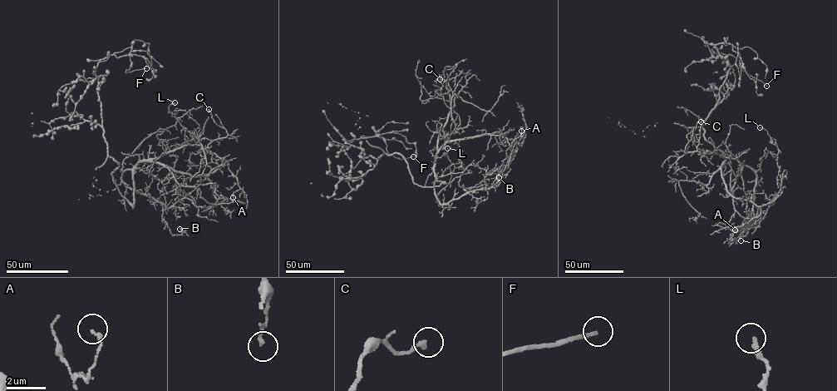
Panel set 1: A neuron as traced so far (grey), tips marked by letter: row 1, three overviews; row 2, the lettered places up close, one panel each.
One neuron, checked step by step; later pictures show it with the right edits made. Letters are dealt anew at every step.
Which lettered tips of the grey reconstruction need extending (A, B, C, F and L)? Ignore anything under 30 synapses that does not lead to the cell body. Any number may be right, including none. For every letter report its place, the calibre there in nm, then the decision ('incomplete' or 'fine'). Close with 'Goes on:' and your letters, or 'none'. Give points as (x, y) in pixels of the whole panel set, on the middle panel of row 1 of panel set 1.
A: (521, 131) | 170 nm | fine
B: (499, 177) | 180 nm | fine
C: (440, 79) | 220 nm | fine
F: (413, 156) | 190 nm | fine
L: (447, 148) | 260 nm | fine
Goes on: none

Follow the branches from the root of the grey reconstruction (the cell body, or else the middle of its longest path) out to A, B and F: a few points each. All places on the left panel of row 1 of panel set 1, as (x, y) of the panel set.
A: (112, 178), (131, 205), (134, 167), (149, 161), (193, 175), (204, 174), (217, 185), (214, 194), (233, 197)
B: (112, 178), (132, 205), (130, 170), (121, 181), (161, 204), (171, 234), (181, 235), (179, 229)
F: (112, 178), (119, 165), (108, 155), (96, 71), (114, 55), (129, 56), (125, 72), (146, 68)

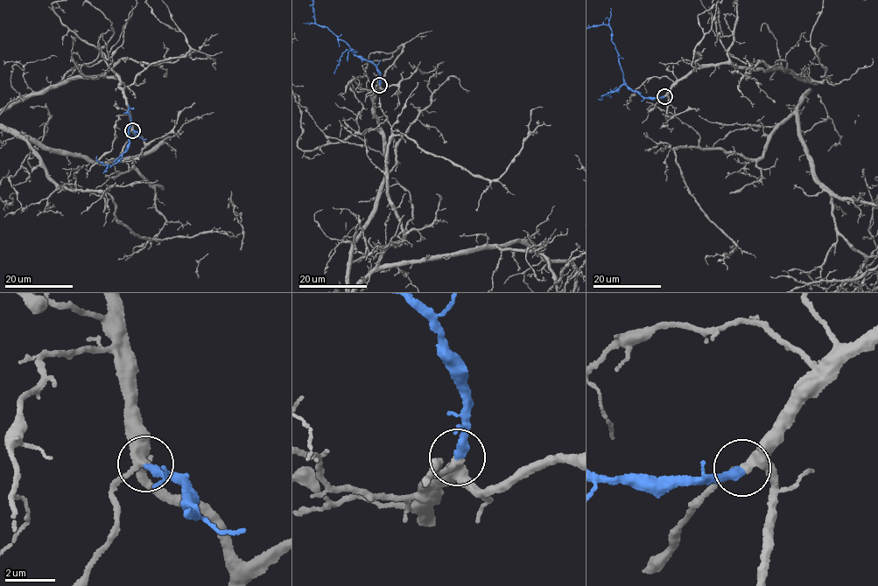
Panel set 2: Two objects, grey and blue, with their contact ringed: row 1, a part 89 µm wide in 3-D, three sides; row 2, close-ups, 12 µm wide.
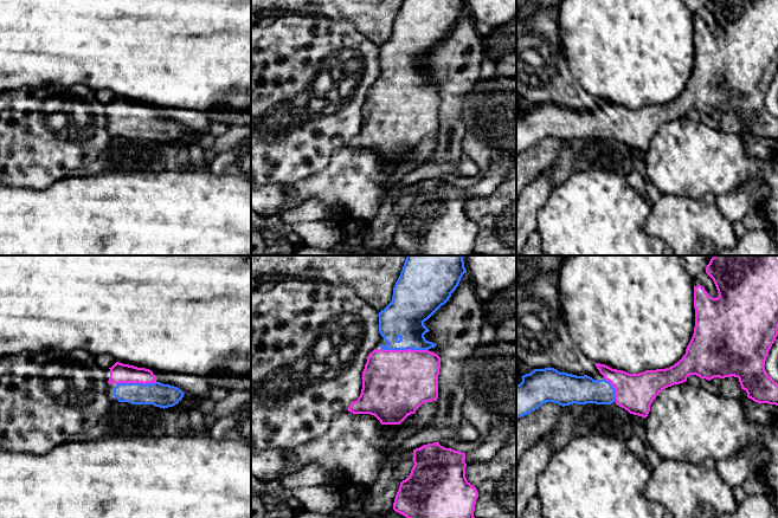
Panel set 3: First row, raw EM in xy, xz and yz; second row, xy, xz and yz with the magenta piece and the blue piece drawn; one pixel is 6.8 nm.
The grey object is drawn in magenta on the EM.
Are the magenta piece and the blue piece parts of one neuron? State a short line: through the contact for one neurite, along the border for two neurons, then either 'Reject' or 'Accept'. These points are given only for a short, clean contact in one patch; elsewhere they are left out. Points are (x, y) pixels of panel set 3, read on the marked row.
Line: xz (396, 383), (405, 367), (405, 350), (404, 317). Accept

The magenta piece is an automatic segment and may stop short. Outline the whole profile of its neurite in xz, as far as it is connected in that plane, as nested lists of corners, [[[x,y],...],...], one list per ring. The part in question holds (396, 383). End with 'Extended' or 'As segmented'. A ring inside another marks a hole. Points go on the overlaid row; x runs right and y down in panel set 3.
[[[406,255],[400,276],[393,287],[392,300],[379,312],[379,332],[387,344],[380,344],[380,350],[374,349],[368,355],[362,371],[361,394],[356,401],[349,404],[348,412],[374,415],[381,425],[400,425],[424,402],[438,399],[441,357],[430,350],[436,344],[425,339],[424,335],[430,330],[424,322],[449,300],[464,273],[467,270],[462,255]]]. Extended

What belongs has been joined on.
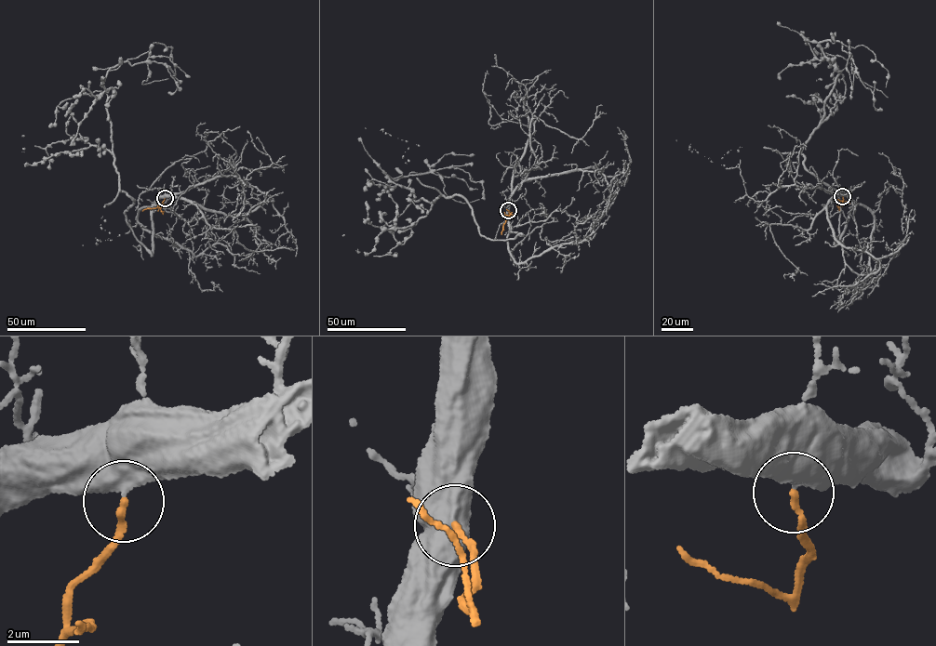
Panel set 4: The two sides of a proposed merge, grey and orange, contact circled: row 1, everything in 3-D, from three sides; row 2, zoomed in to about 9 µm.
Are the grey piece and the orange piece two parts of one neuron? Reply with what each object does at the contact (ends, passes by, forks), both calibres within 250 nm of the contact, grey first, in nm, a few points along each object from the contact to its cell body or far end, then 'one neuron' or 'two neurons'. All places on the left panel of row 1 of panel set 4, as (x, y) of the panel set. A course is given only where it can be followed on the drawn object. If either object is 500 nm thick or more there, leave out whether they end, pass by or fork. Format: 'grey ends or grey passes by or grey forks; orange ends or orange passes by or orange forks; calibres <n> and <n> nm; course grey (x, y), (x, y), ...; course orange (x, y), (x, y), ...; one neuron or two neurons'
calibres 600 and 170 nm; course grey (165, 198), (150, 253), (127, 222), (103, 82), (120, 63), (155, 60), (178, 80), (169, 93); course orange (165, 198), (159, 207), (141, 211); one neuron

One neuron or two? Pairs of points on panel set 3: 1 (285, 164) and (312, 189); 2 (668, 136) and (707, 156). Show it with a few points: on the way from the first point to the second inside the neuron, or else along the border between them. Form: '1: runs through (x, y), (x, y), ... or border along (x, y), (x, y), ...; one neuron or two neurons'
1: border along (326, 166), (296, 182), (282, 185); two neurons
2: runs through (677, 146), (688, 156), (698, 156); one neuron

